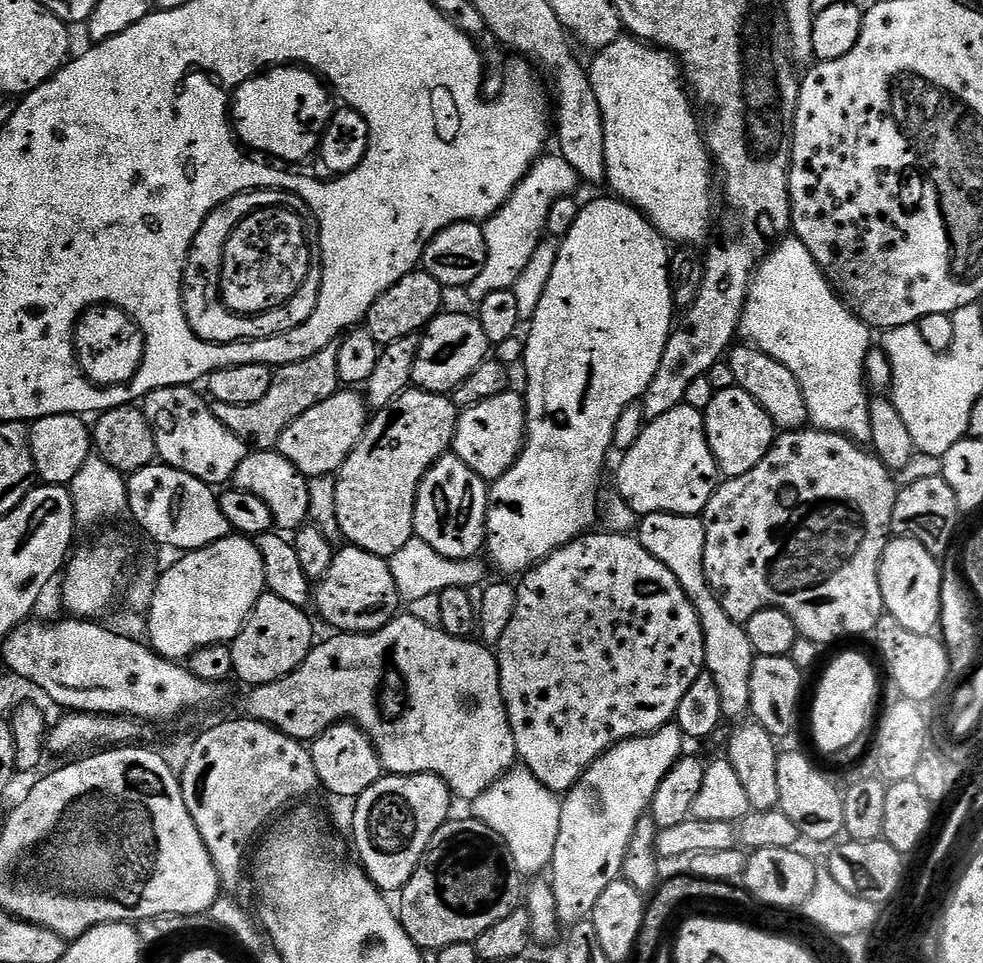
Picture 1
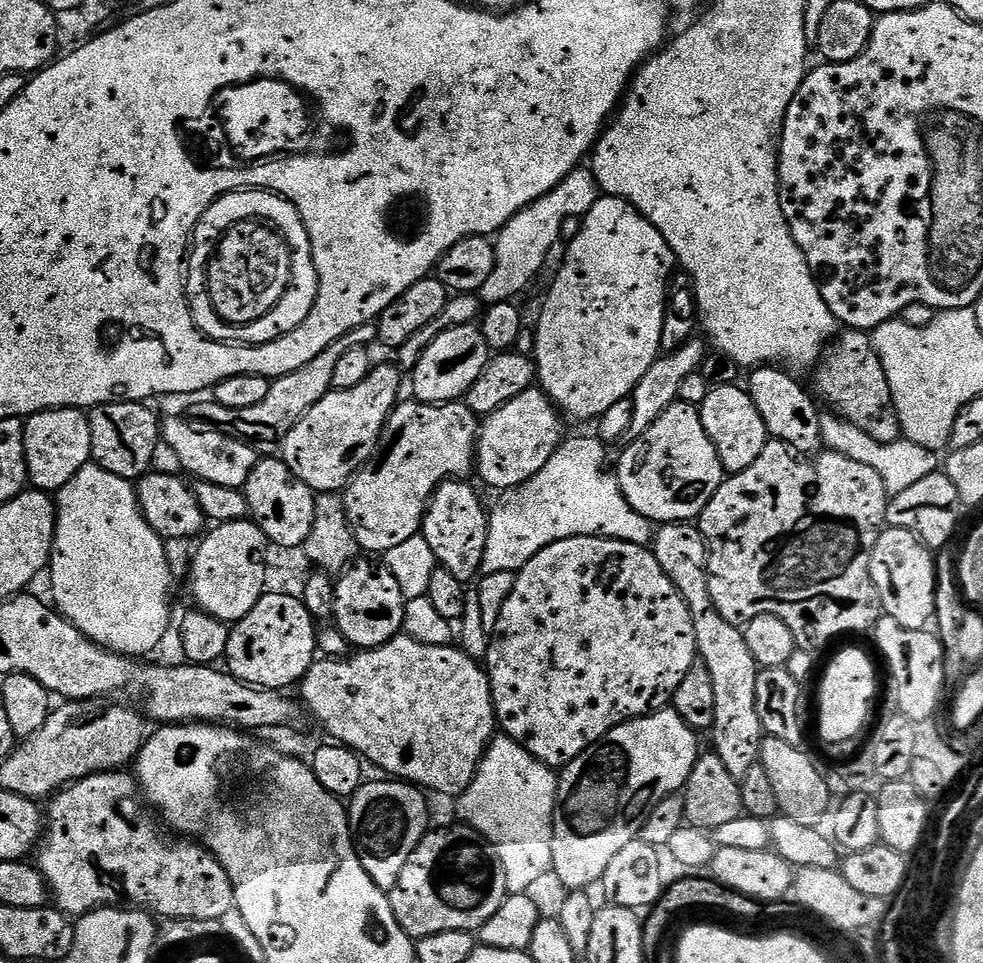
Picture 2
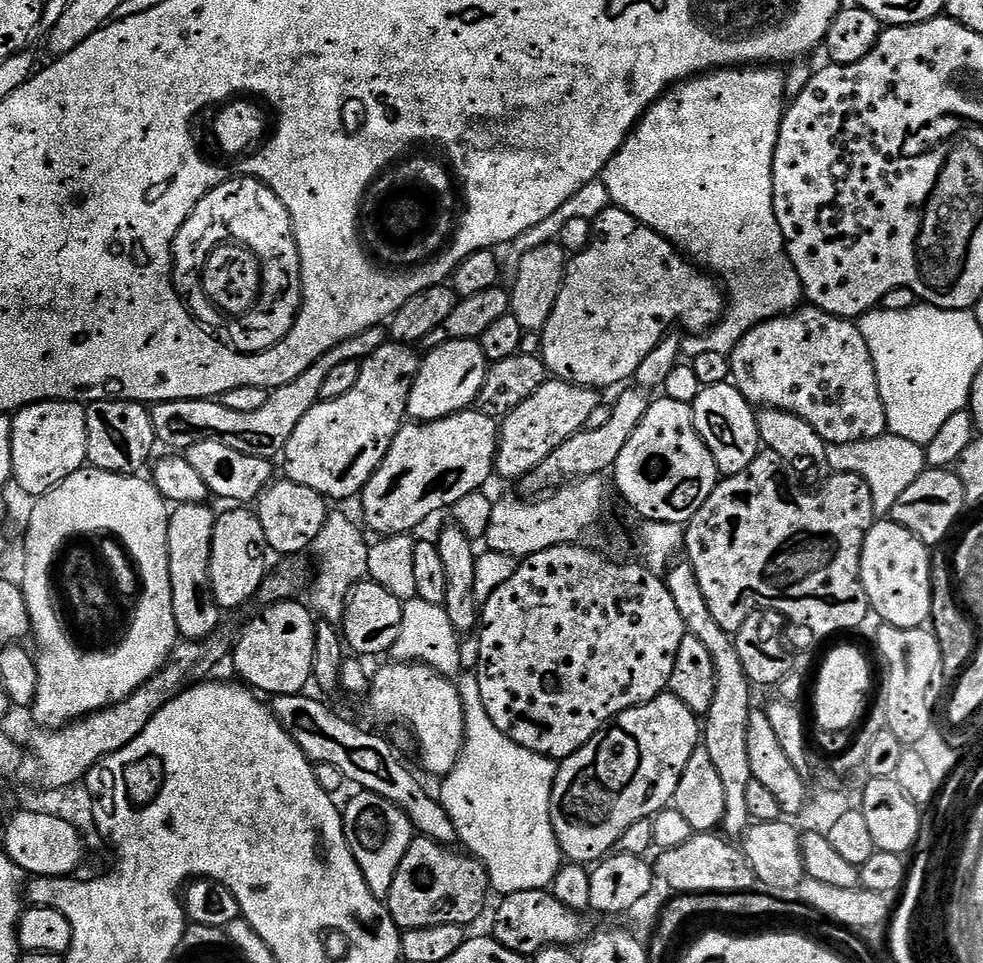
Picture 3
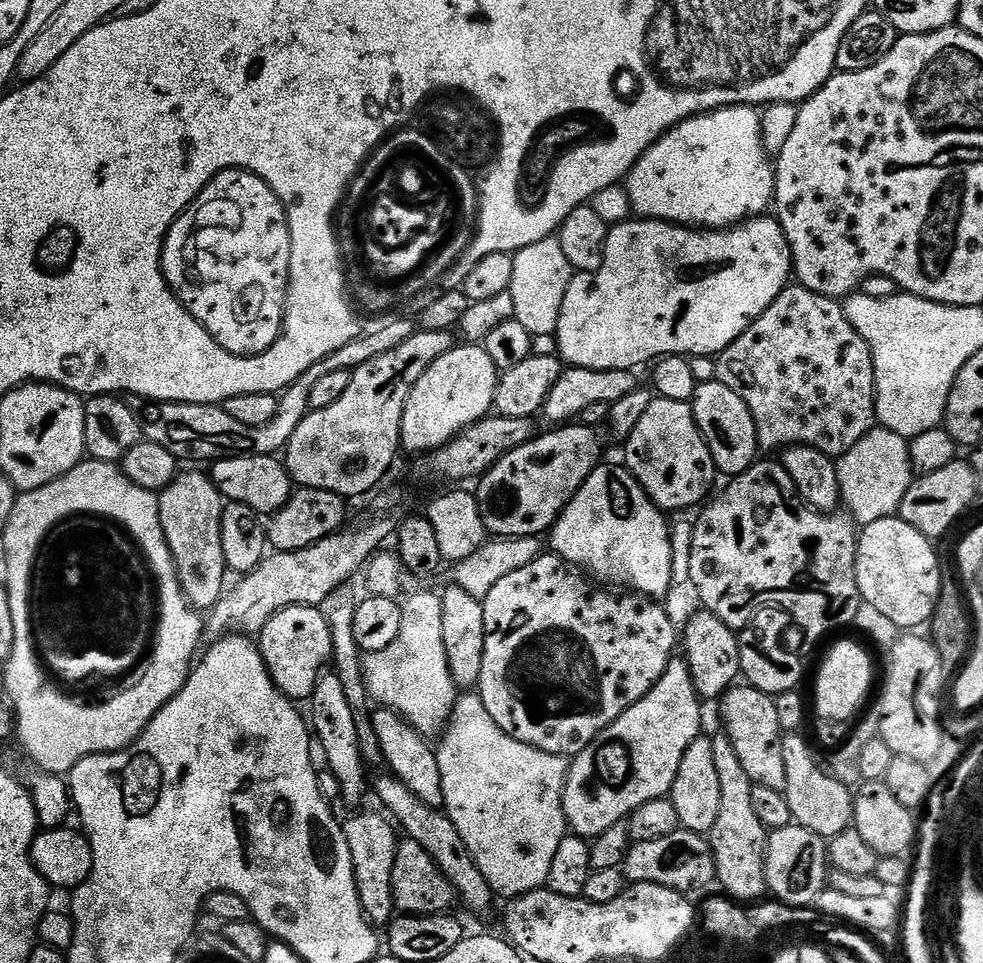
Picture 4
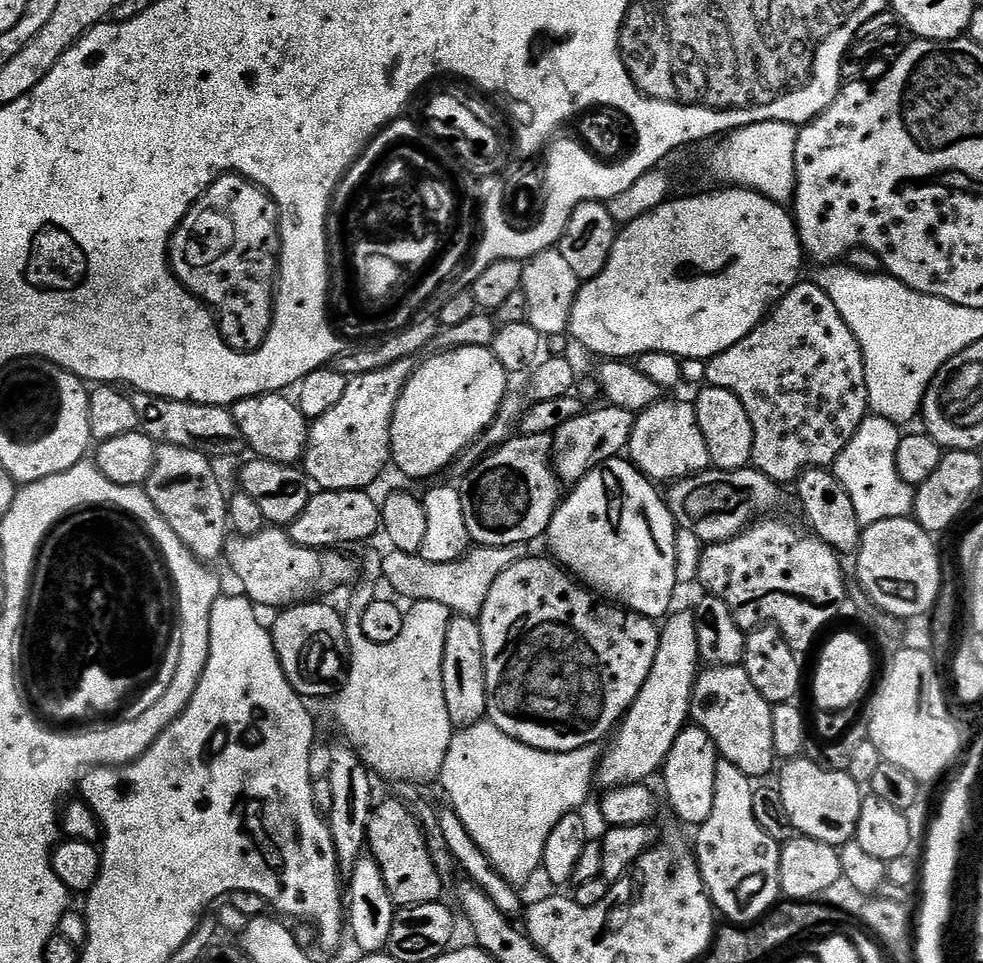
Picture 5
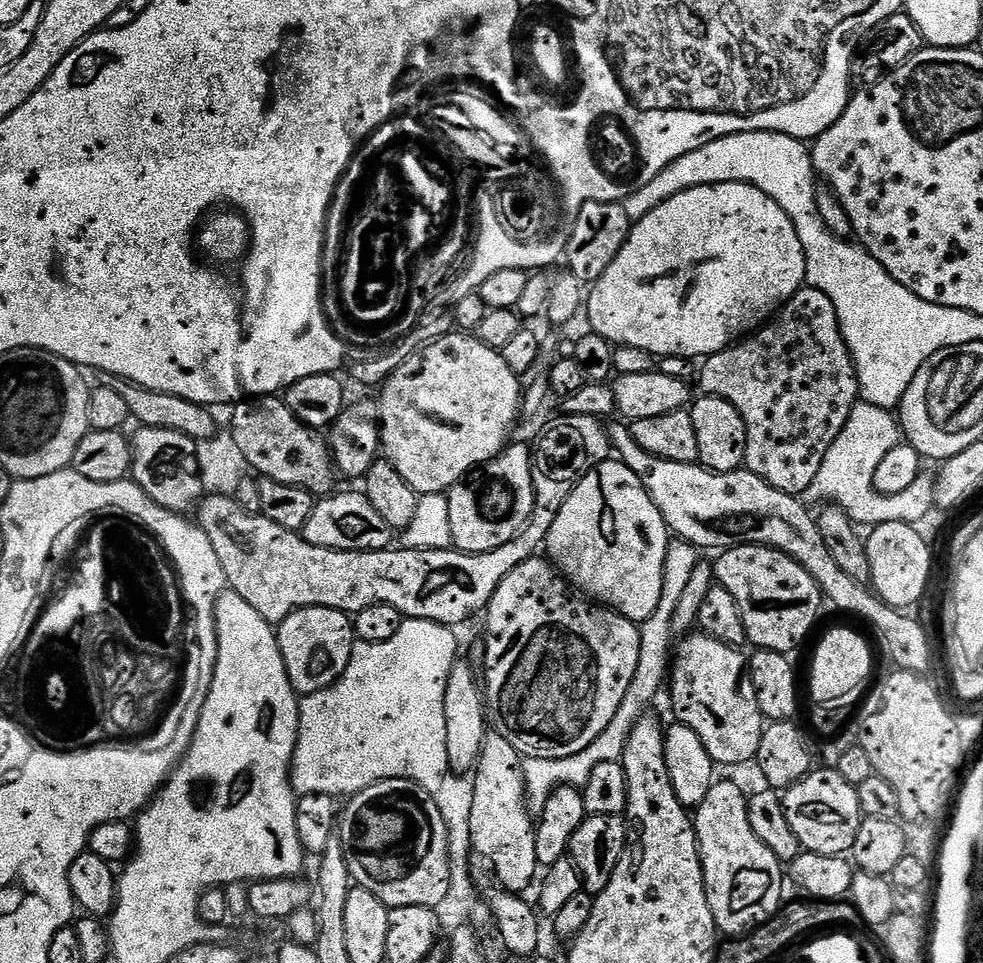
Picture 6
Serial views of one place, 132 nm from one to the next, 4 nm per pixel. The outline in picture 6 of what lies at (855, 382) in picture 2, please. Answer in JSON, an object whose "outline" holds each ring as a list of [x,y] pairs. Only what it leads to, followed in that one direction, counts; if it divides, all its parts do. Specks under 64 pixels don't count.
{"outline":[[[805,286],[788,299],[771,322],[765,323],[731,348],[724,348],[718,354],[707,357],[701,364],[704,365],[698,368],[699,391],[703,395],[717,396],[730,402],[734,410],[742,414],[742,422],[746,422],[743,467],[758,474],[758,478],[770,486],[782,490],[782,494],[803,497],[822,467],[826,450],[834,446],[834,438],[842,434],[842,426],[846,426],[850,410],[860,400],[858,374],[850,350],[842,338],[834,302],[830,302],[822,290]]]}

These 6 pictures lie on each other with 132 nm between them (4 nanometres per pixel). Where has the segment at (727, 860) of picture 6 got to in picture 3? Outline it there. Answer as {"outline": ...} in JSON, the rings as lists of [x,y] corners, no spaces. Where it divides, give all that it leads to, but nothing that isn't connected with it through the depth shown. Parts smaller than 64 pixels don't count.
{"outline":[[[687,558],[677,559],[668,570],[666,583],[670,590],[670,598],[674,598],[674,606],[678,606],[678,614],[682,614],[687,635],[702,638],[702,642],[706,642],[706,650],[710,650],[710,658],[714,658],[714,702],[702,720],[702,747],[714,761],[714,767],[722,777],[722,790],[726,790],[723,831],[729,837],[740,838],[753,823],[746,803],[746,786],[753,780],[750,770],[750,746],[746,746],[746,734],[750,714],[754,710],[754,685],[742,670],[742,658],[738,658],[733,633],[722,630],[722,626],[718,626],[718,622],[714,622],[714,617],[710,615],[710,606],[706,606],[706,598],[702,595],[702,586],[698,586],[698,574],[694,574],[692,563]]]}

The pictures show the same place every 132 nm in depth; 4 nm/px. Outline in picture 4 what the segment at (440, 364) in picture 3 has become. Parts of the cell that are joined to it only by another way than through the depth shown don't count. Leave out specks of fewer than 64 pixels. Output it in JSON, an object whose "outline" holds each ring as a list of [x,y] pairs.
{"outline":[[[464,344],[452,348],[410,390],[402,414],[400,443],[403,451],[427,454],[433,448],[450,443],[459,432],[465,432],[472,424],[484,419],[493,411],[496,403],[498,369],[490,362],[483,346]]]}

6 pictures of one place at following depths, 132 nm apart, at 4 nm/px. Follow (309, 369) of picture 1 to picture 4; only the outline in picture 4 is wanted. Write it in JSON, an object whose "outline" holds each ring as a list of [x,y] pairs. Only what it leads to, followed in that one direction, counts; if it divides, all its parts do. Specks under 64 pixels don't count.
{"outline":[[[400,320],[393,328],[384,328],[381,332],[361,334],[356,339],[346,342],[338,350],[334,350],[326,358],[316,360],[302,378],[294,381],[284,389],[279,397],[280,405],[266,426],[245,426],[226,414],[223,406],[218,404],[173,404],[171,402],[148,402],[139,409],[140,426],[145,441],[157,443],[180,462],[185,460],[208,460],[215,462],[222,456],[276,456],[288,447],[290,438],[294,438],[294,430],[298,430],[298,422],[308,415],[310,409],[310,393],[313,387],[326,374],[334,374],[334,370],[346,370],[362,366],[362,362],[370,362],[370,358],[378,358],[378,354],[386,354],[386,350],[394,350],[405,336],[414,331],[406,321]]]}

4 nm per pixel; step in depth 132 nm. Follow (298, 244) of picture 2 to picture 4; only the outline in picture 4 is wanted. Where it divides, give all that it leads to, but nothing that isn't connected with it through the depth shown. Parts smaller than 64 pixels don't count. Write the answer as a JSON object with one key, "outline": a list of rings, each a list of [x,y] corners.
{"outline":[[[242,168],[219,172],[198,198],[172,224],[164,240],[160,267],[176,297],[190,315],[230,354],[260,356],[274,346],[284,330],[290,282],[290,226],[284,203],[261,176]]]}

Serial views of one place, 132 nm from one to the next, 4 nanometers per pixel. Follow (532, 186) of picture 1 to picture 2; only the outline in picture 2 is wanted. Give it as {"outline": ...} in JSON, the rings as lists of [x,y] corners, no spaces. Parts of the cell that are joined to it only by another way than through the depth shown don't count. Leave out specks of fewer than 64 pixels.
{"outline":[[[581,166],[566,174],[566,178],[562,178],[554,190],[542,194],[542,198],[530,202],[530,206],[518,210],[518,214],[514,214],[514,218],[510,218],[510,222],[506,222],[506,226],[502,226],[494,237],[496,265],[490,278],[486,278],[486,286],[480,288],[478,295],[481,301],[485,305],[515,301],[516,295],[526,291],[528,283],[543,270],[552,247],[561,243],[562,222],[566,222],[566,218],[582,218],[590,206],[600,199],[600,183],[591,167]]]}

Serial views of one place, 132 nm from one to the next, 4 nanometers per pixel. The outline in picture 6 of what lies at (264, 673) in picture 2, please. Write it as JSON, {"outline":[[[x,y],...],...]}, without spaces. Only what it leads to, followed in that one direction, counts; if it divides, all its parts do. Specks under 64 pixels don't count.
{"outline":[[[298,608],[278,625],[276,641],[280,647],[282,662],[286,666],[286,674],[292,683],[292,689],[301,697],[306,697],[318,690],[326,690],[343,674],[346,666],[350,666],[354,643],[354,620],[349,613],[339,612],[333,608]]]}

